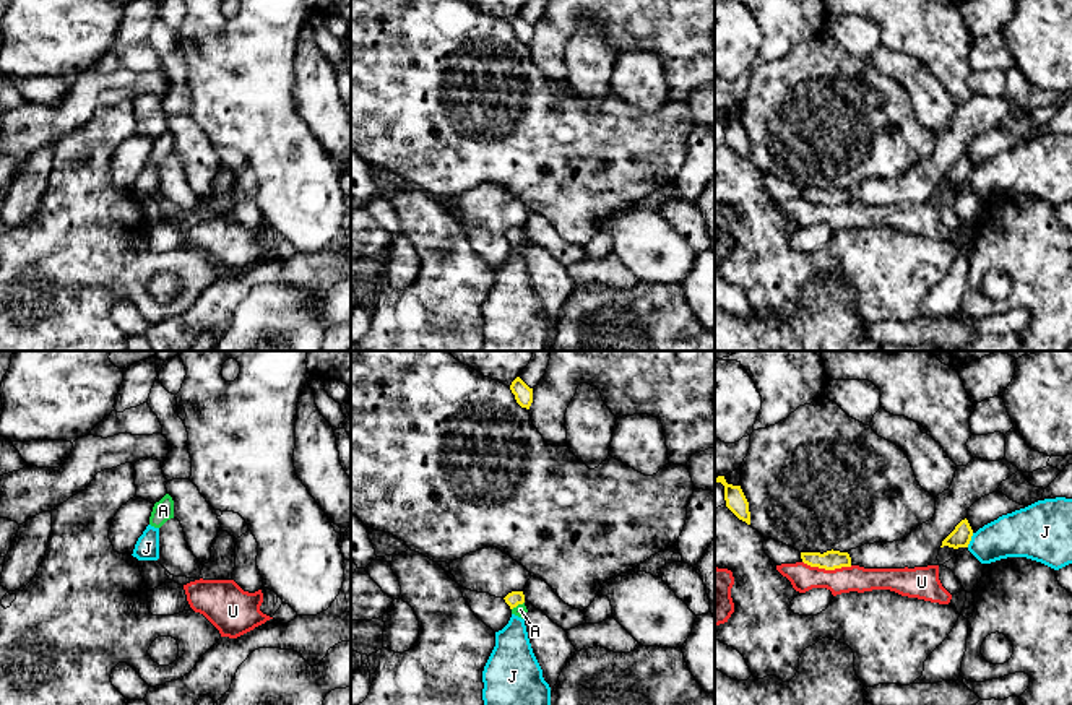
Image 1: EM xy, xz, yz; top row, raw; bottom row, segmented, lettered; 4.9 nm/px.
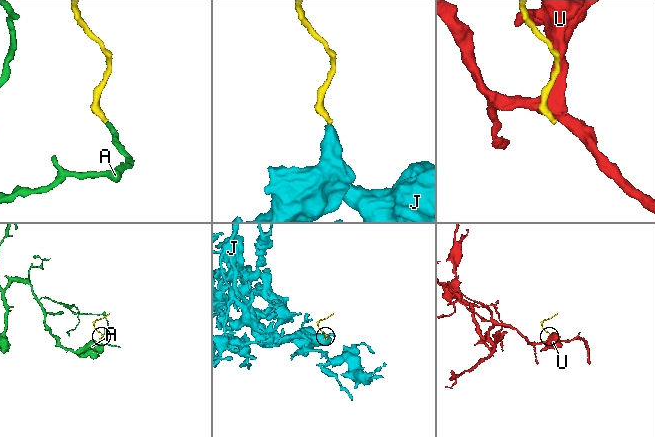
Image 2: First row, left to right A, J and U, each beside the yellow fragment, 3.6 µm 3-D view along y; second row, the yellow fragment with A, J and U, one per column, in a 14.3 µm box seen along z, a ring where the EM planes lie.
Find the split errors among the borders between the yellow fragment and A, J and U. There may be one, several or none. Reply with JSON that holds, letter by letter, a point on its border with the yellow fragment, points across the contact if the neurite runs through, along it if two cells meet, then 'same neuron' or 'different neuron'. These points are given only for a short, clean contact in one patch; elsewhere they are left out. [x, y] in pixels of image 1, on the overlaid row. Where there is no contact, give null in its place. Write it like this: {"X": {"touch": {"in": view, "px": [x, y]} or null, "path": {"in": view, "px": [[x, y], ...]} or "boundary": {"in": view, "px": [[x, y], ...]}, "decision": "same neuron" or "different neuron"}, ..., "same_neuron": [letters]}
{"A": {"touch": {"in": "xz", "px": [517, 605]}, "path": {"in": "xz", "px": [[514, 598], [517, 605], [520, 609]]}, "decision": "same neuron"}, "J": {"touch": {"in": "yz", "px": [970, 540]}, "boundary": {"in": "yz", "px": [[973, 533], [967, 546]]}, "decision": "different neuron"}, "U": {"touch": {"in": "yz", "px": [827, 569]}, "decision": "different neuron"}, "same_neuron": ["A"]}

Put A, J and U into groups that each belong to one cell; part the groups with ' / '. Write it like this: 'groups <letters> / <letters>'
groups A / J / U

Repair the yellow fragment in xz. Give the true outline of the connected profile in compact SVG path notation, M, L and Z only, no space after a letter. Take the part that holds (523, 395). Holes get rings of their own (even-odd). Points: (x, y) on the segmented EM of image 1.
M517 377L510 385L512 393L515 395L517 403L521 408L530 409L533 403L533 388L530 388L520 377Z

